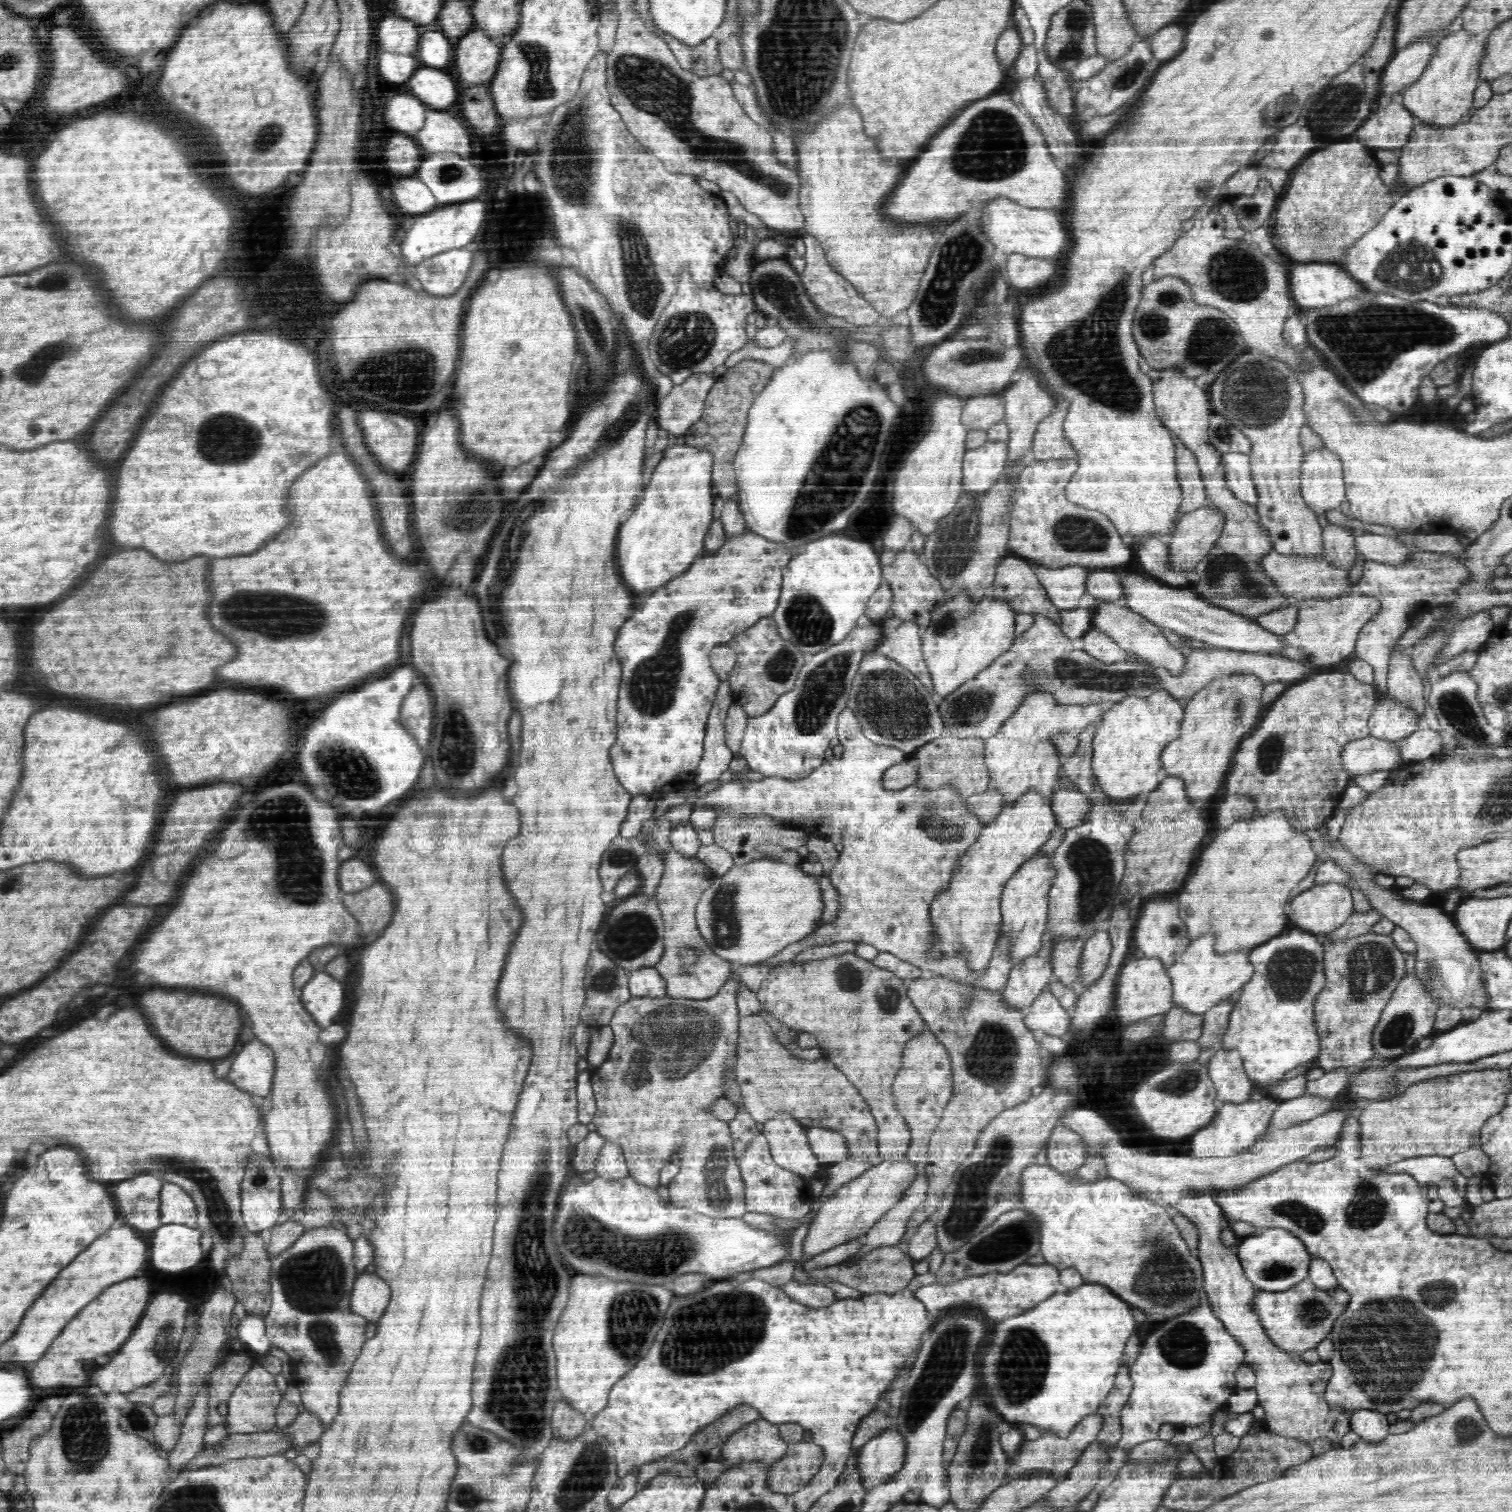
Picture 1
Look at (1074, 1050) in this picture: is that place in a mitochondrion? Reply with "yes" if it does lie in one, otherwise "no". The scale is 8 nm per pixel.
no

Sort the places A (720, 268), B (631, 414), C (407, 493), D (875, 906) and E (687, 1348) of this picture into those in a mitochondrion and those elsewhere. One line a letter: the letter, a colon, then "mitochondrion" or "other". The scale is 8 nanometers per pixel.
A: other
B: mitochondrion
C: other
D: other
E: mitochondrion

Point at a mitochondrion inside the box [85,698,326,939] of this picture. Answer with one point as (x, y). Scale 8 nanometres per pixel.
(282, 823)

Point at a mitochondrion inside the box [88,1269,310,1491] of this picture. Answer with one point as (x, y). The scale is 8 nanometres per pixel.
(137, 1420)

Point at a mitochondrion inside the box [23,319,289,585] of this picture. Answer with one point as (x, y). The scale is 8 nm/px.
(215, 441)

